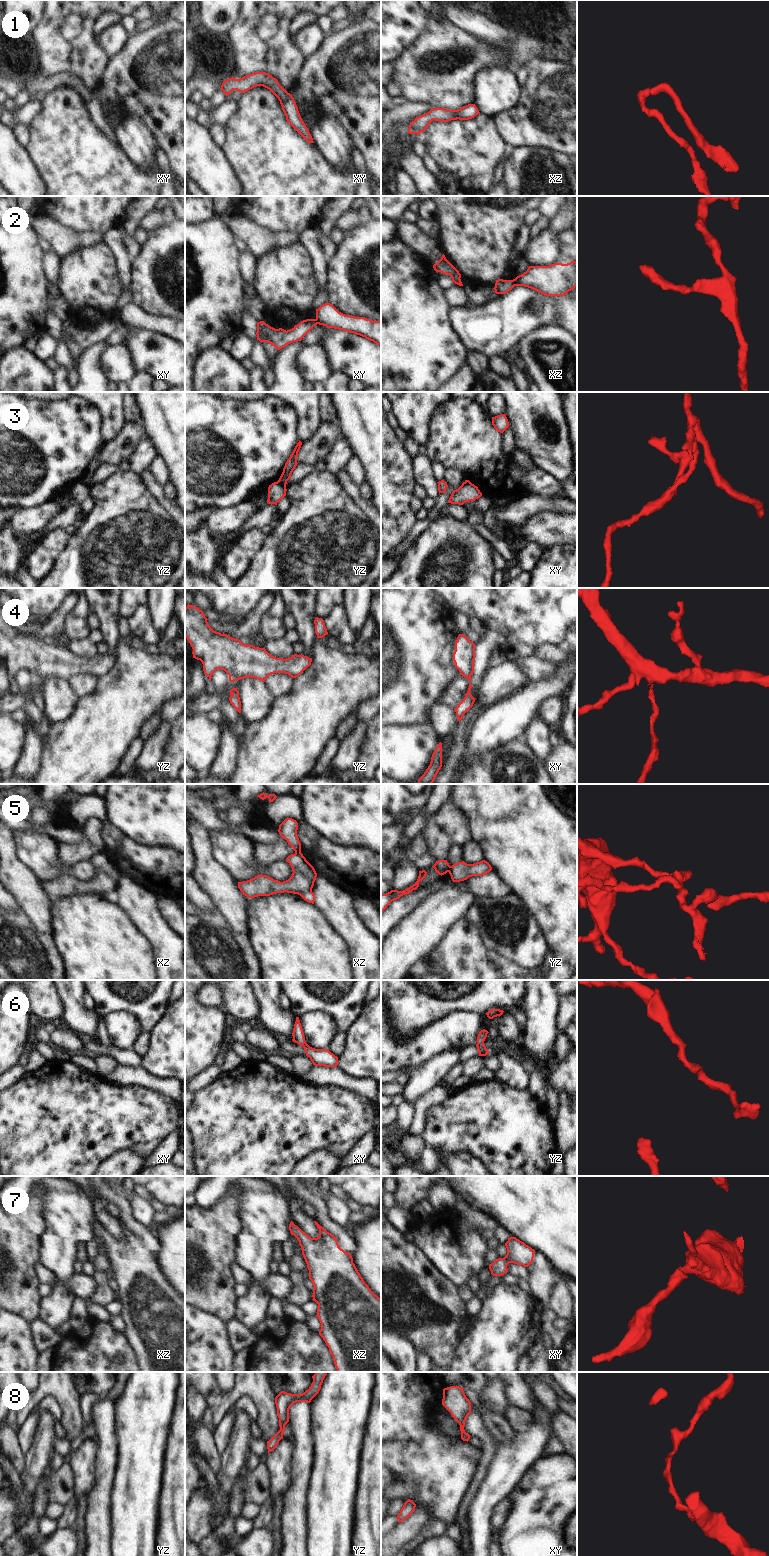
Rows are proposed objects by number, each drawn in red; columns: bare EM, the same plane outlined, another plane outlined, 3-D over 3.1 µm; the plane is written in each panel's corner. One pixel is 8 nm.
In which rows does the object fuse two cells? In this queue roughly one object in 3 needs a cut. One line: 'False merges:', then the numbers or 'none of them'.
False merges: 2, 3, 4, 5

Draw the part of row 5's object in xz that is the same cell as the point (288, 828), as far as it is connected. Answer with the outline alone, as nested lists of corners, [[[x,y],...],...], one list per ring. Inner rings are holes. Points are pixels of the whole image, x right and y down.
[[[292,818],[285,819],[280,825],[278,832],[283,839],[288,842],[295,853],[301,852],[301,843],[299,841],[298,835],[298,823]]]

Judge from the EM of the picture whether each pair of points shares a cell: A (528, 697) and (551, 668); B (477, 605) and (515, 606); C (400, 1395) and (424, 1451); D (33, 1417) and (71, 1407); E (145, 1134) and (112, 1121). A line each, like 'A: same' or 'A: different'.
A: different
B: same
C: same
D: different
E: same

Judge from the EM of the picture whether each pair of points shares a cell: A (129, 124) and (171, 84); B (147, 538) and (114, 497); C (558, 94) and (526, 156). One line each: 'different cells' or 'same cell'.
A: different cells
B: same cell
C: different cells

